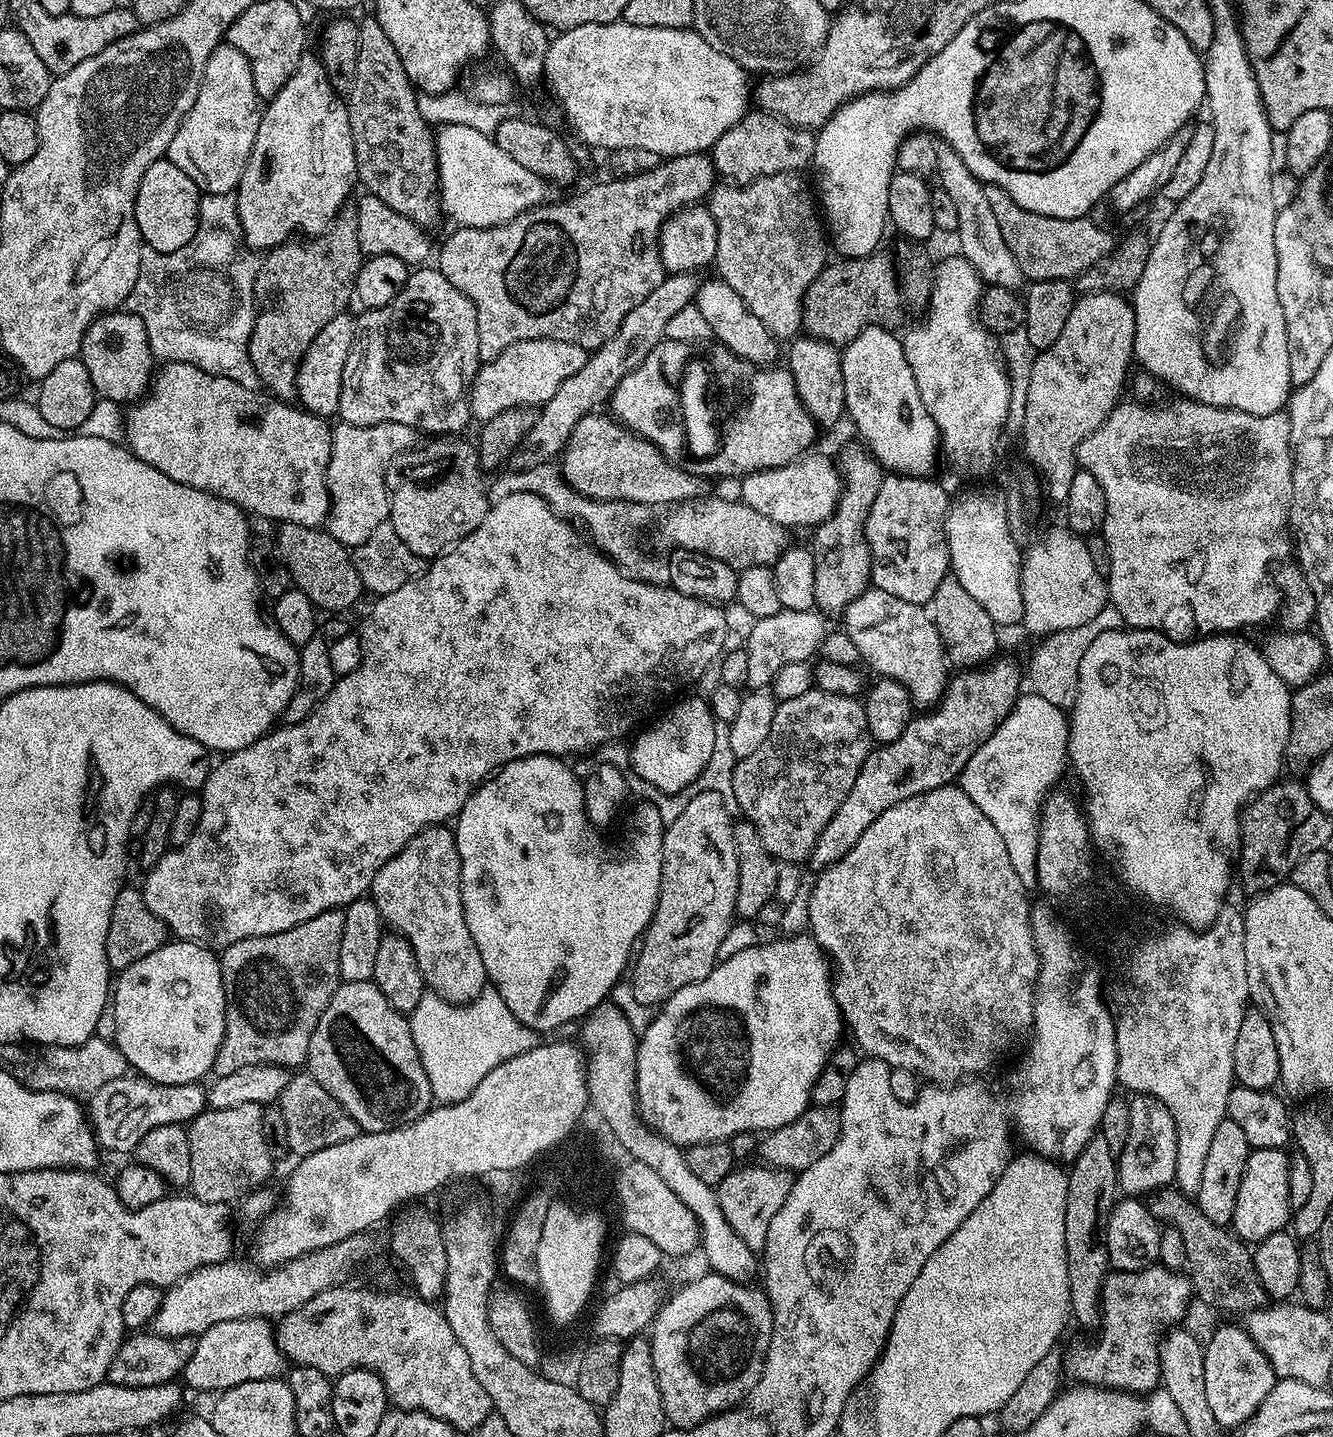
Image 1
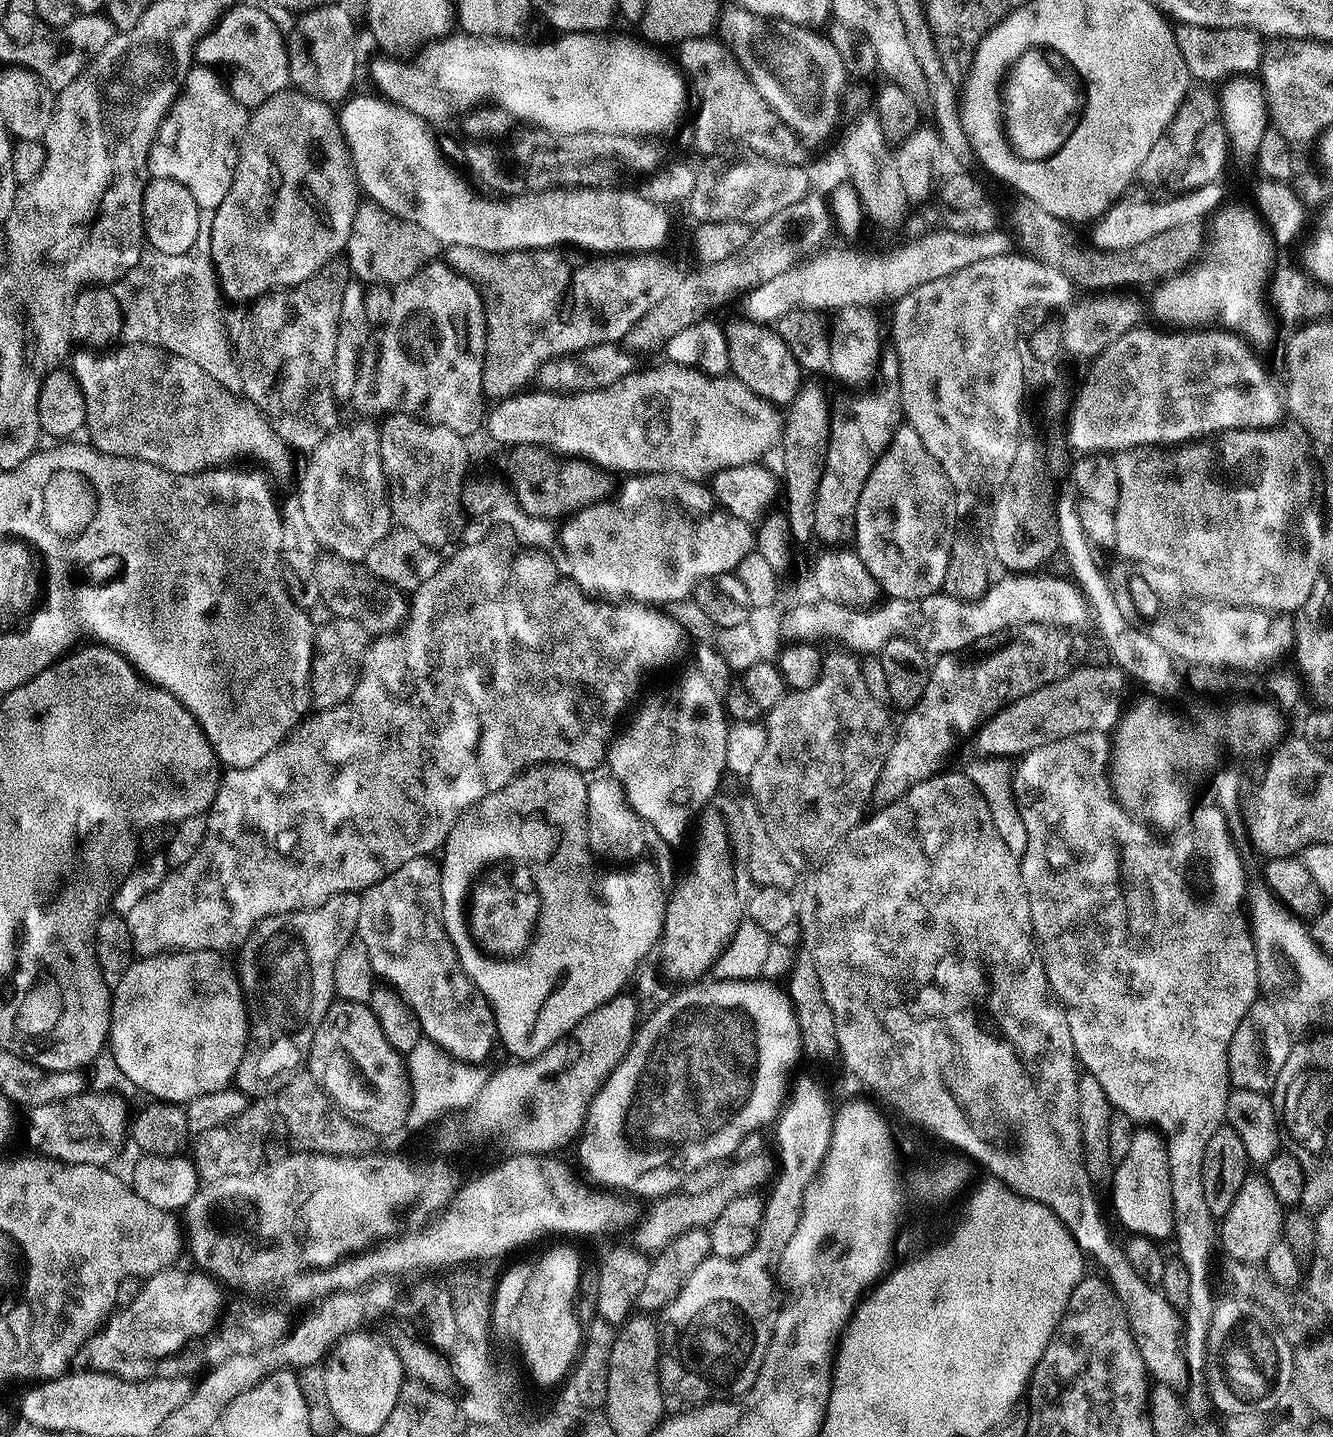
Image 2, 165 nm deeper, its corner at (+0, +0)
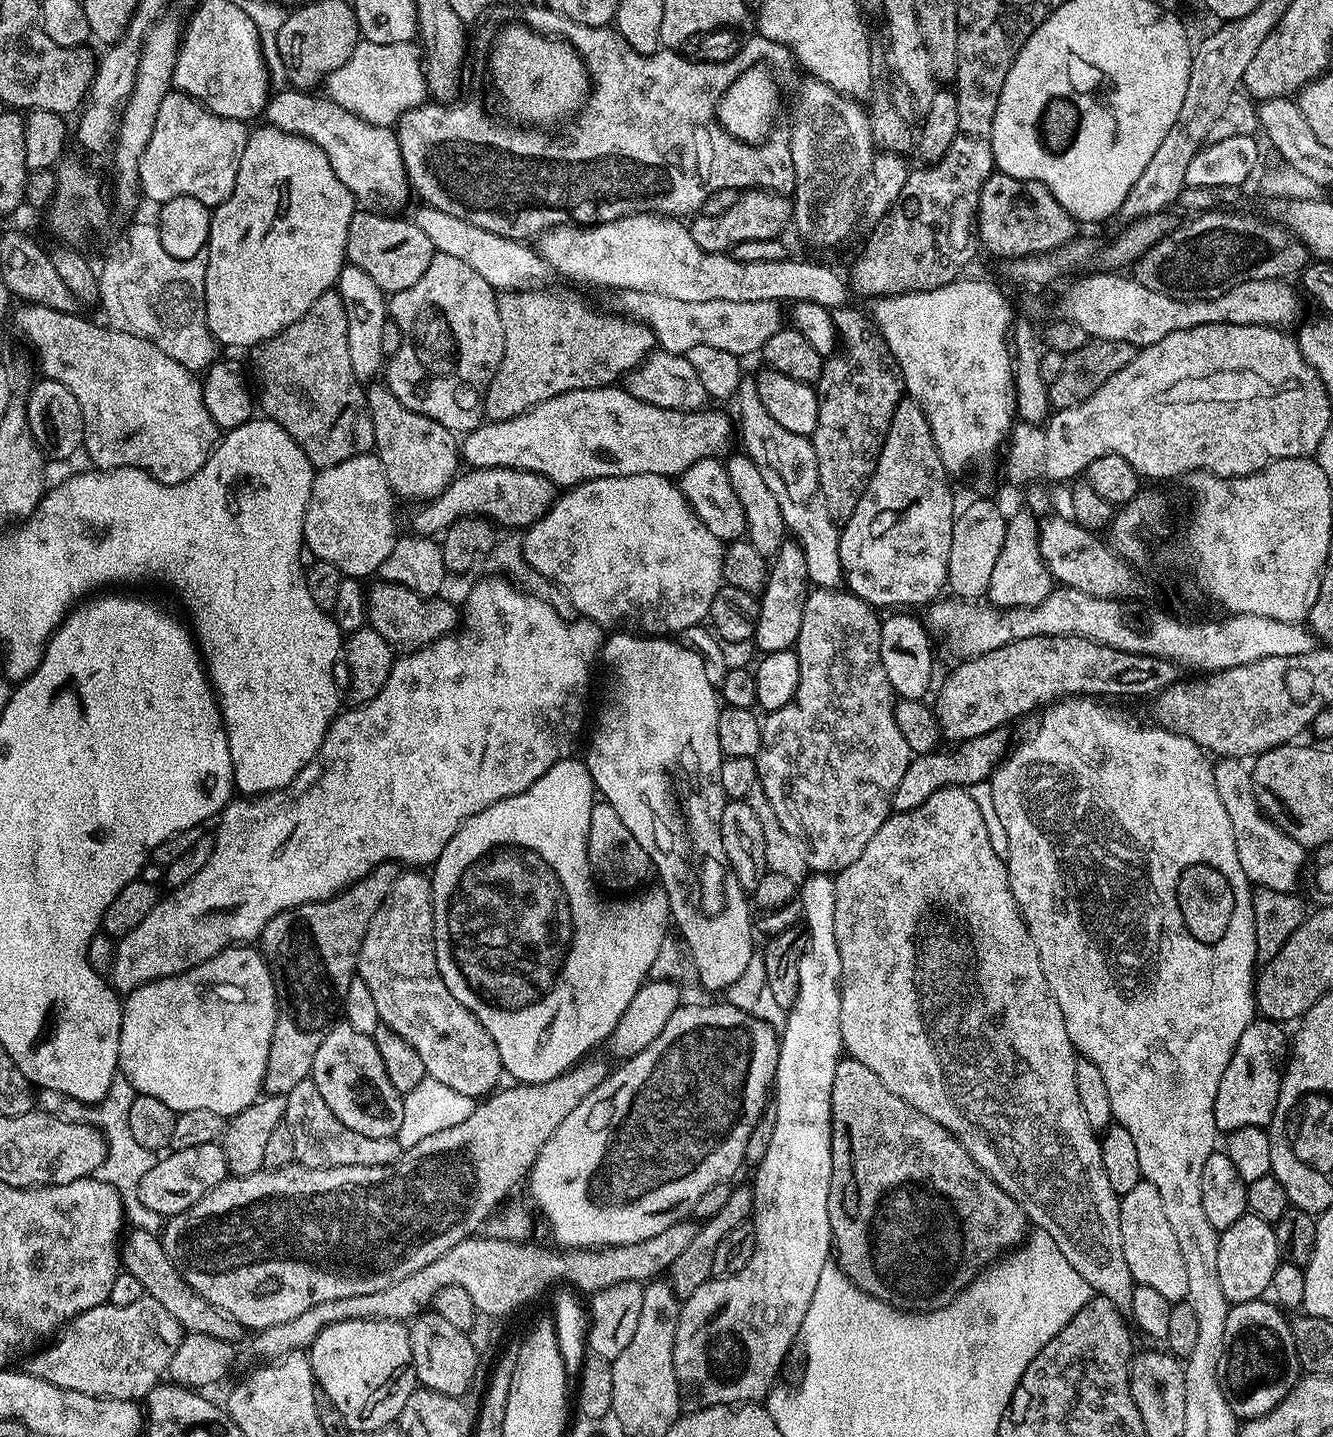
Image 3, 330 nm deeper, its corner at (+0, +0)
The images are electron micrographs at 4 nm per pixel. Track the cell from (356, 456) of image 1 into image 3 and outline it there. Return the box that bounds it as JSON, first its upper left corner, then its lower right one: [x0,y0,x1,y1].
[304,452,397,578]

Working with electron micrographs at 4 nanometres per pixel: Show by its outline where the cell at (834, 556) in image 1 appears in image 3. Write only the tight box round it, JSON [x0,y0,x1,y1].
[810,306,902,522]

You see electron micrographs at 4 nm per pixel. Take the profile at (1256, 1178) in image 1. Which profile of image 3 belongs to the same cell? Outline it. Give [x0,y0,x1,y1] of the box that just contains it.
[1218,1214,1282,1305]

